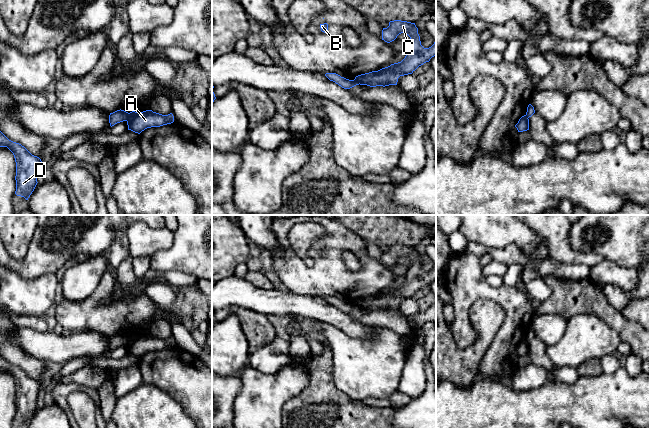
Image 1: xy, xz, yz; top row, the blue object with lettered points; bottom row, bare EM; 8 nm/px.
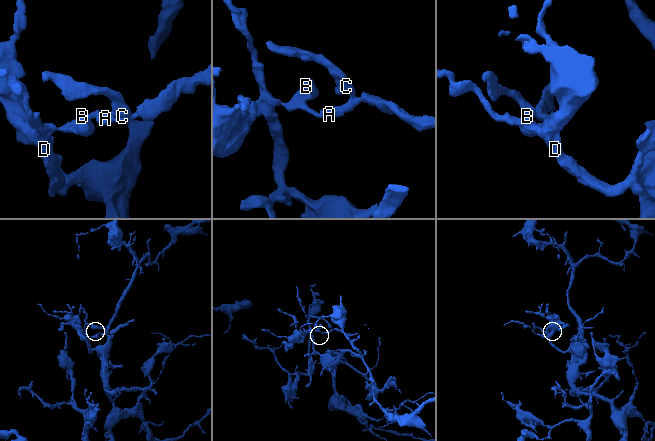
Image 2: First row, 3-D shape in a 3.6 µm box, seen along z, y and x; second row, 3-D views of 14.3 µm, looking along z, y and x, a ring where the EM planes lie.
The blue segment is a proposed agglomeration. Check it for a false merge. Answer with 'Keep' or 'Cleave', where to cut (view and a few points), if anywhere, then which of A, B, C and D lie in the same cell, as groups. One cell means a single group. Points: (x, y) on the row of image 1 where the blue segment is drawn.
Cleave. Split along xy (136, 112), (126, 120). Groups: A C / B D

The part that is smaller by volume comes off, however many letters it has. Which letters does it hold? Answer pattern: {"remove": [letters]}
{"remove": ["A", "C"]}

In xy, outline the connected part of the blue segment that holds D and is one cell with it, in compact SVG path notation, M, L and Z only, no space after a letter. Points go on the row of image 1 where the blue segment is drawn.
M0 131L0 147L7 147L14 155L16 162L16 191L17 196L30 197L37 185L37 177L42 161L32 155L24 146L9 140Z

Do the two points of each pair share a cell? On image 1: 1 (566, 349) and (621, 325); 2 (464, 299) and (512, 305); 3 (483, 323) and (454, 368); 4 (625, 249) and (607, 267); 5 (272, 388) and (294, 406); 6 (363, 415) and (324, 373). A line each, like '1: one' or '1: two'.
1: two
2: one
3: one
4: two
5: two
6: one

